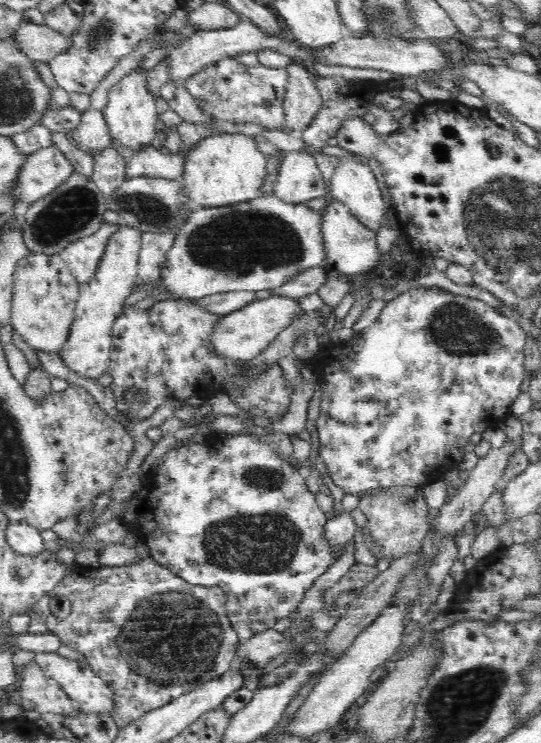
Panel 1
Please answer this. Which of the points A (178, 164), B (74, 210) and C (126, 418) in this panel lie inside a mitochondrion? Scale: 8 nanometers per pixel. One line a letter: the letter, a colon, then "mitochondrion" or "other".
A: other
B: mitochondrion
C: other

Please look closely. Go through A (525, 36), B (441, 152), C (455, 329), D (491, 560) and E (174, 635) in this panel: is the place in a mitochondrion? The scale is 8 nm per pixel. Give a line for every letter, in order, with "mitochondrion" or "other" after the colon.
A: other
B: other
C: mitochondrion
D: other
E: mitochondrion

